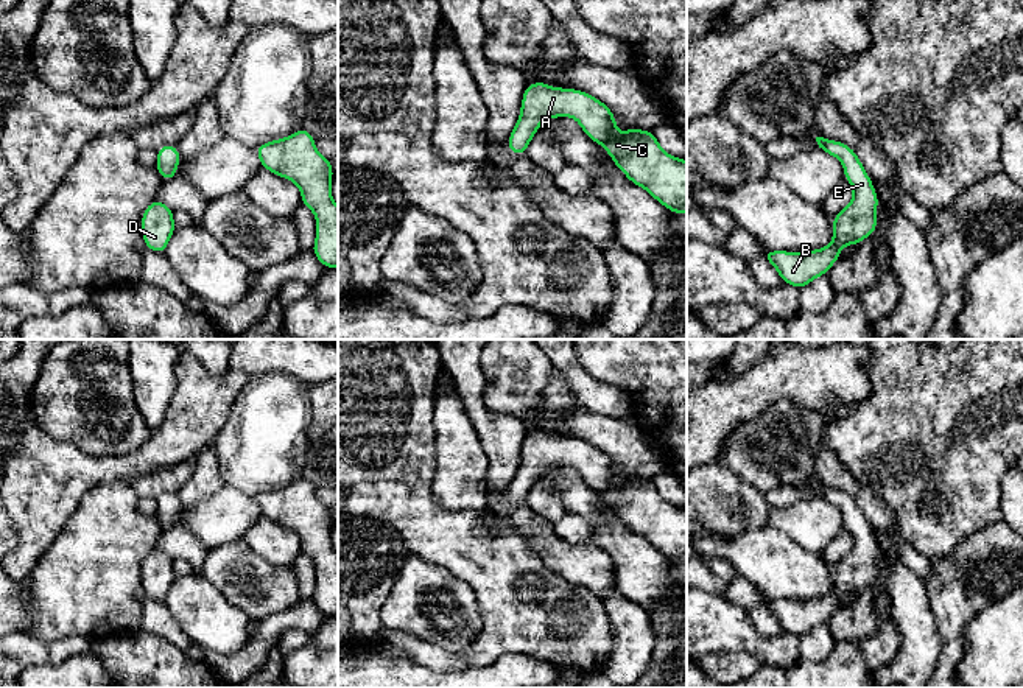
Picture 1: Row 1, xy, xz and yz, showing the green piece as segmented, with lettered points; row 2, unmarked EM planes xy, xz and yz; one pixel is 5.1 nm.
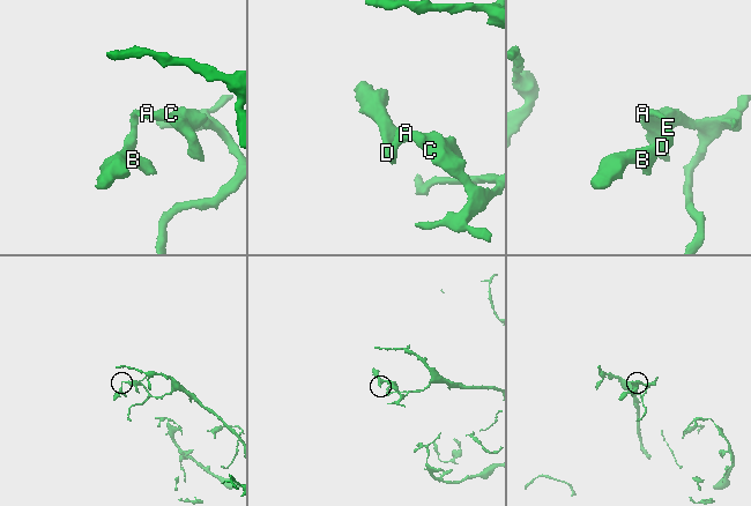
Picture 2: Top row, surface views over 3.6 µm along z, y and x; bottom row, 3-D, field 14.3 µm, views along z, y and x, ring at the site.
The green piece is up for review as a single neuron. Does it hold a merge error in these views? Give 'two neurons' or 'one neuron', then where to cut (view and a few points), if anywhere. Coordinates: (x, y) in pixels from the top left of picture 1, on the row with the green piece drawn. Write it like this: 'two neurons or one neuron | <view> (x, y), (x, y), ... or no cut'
one neuron | no cut

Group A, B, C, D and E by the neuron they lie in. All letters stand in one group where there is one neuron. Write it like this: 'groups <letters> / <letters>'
groups A B C D E

